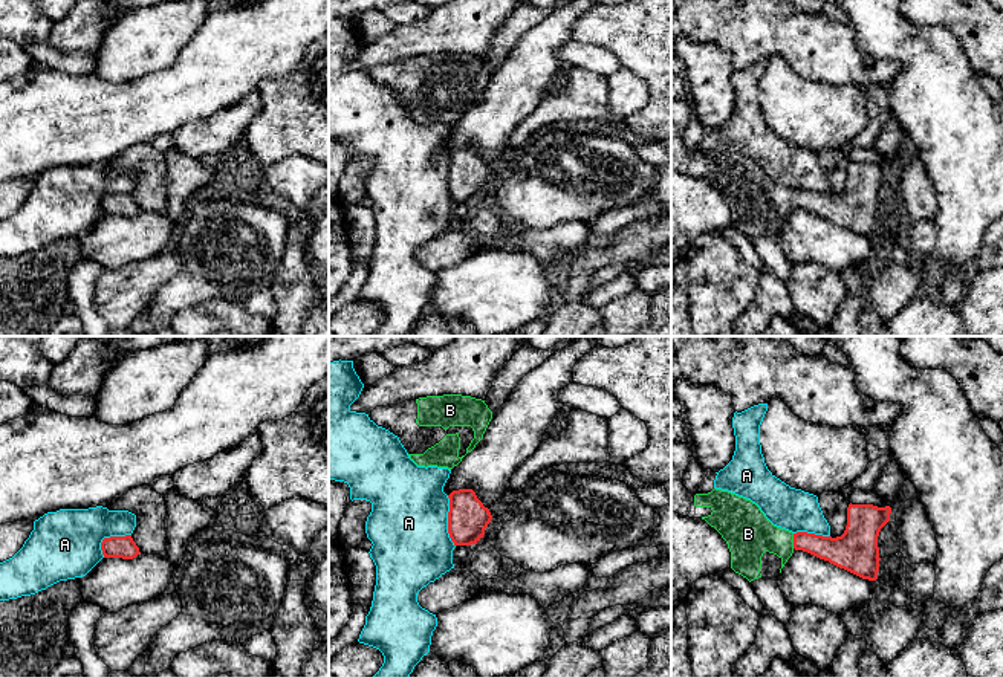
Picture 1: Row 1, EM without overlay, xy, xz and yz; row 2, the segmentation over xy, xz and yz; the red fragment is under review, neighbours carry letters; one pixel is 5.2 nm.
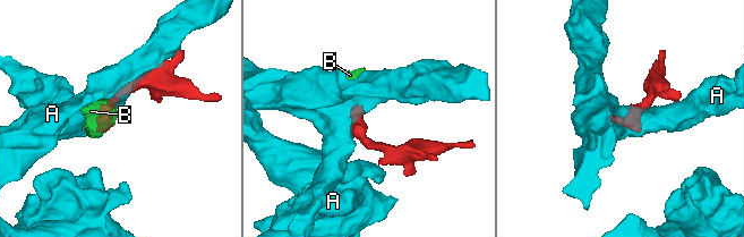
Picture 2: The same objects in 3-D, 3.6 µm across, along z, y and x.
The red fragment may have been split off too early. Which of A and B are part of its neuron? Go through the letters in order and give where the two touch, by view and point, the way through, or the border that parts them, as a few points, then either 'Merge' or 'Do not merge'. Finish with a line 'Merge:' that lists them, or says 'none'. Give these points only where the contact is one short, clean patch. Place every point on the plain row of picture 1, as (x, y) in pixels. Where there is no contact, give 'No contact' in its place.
A: Touches red at xz (448, 179). Do not merge
B: Touches red at yz (794, 199). Path across: yz (840, 208), (806, 199), (794, 199), (777, 199), (748, 191). Merge
Merge: B

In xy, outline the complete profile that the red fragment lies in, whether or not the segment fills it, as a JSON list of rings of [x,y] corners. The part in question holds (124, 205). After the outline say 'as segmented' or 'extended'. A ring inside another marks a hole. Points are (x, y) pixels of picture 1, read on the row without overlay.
[[[131,193],[104,196],[101,200],[104,215],[133,217],[141,209]]]; as segmented

